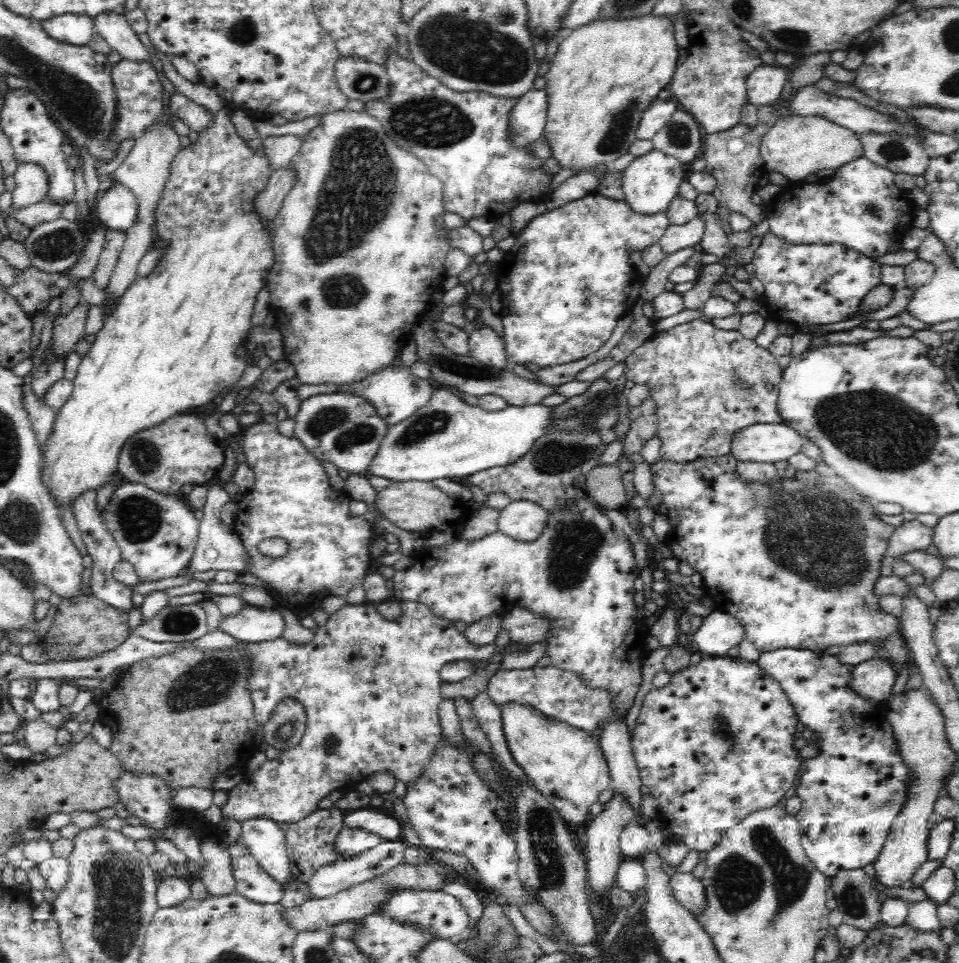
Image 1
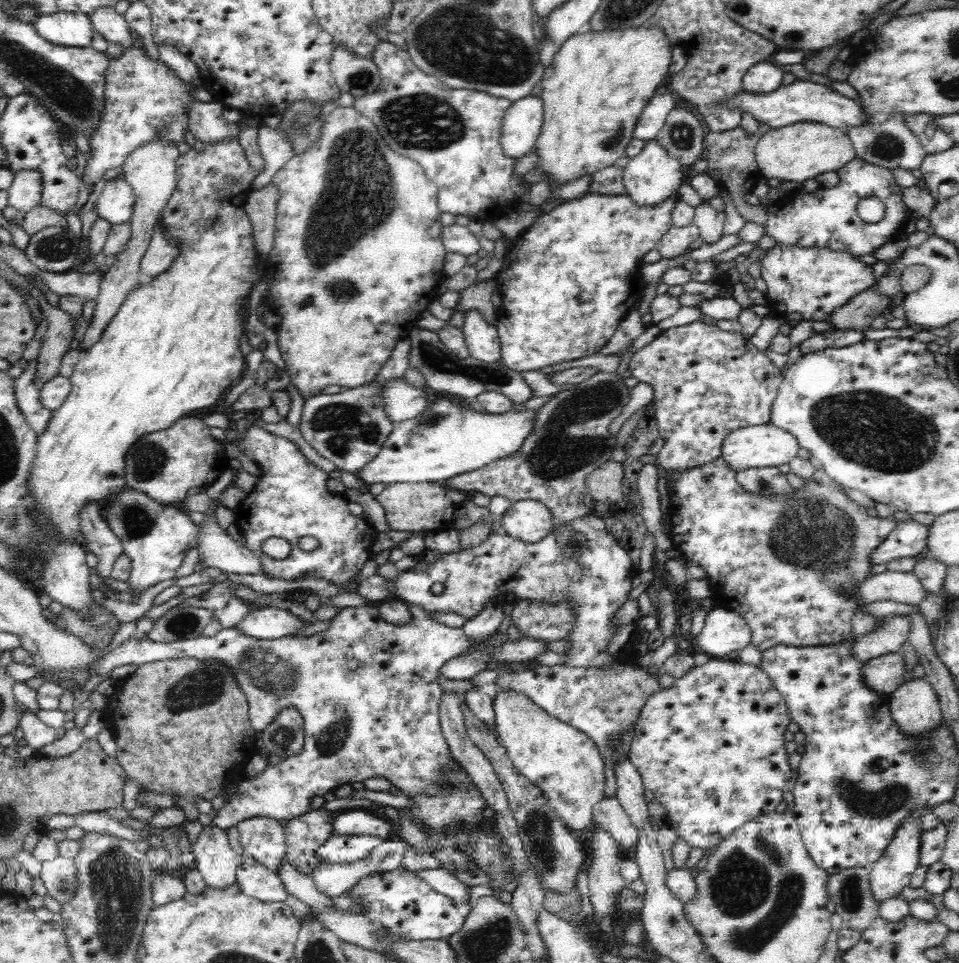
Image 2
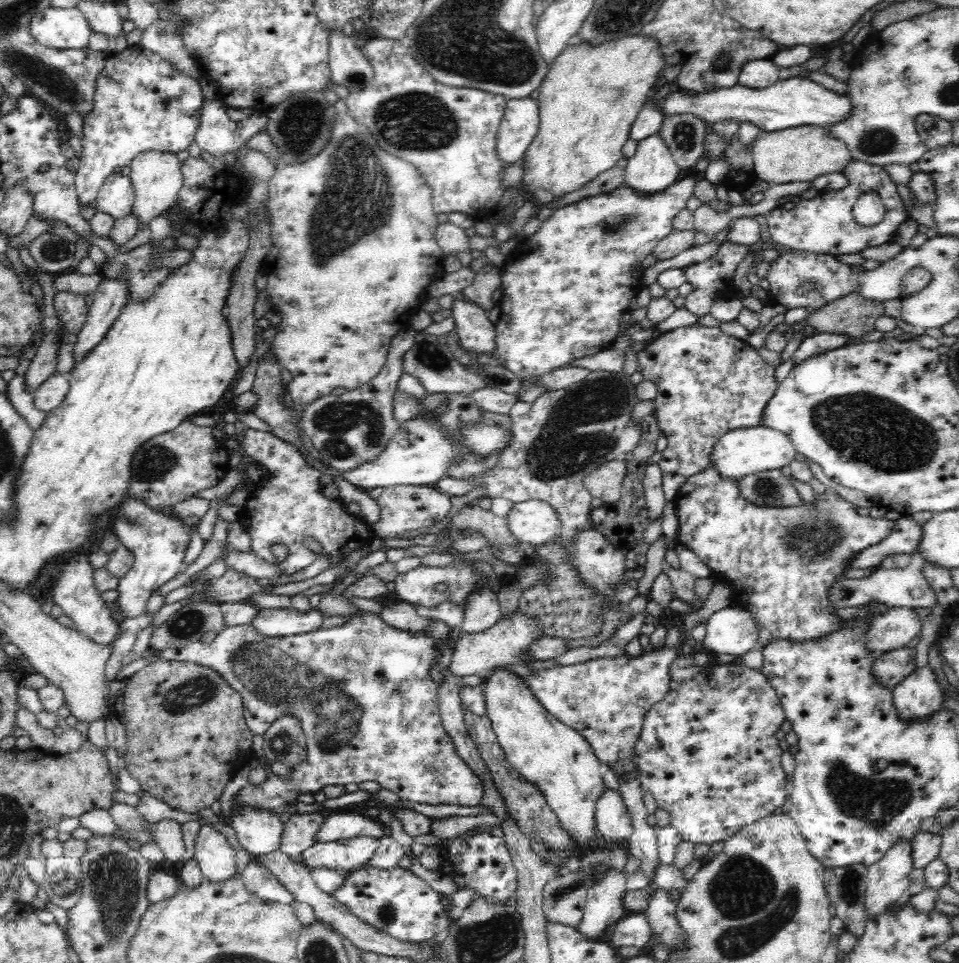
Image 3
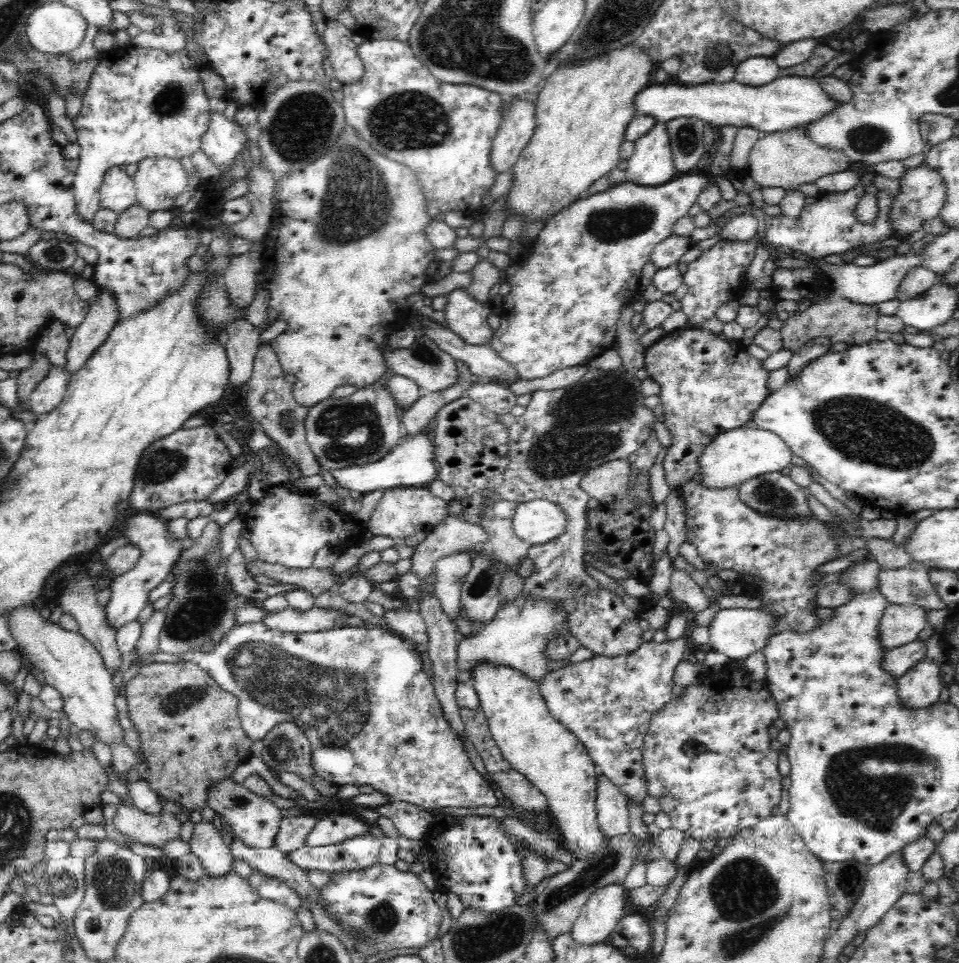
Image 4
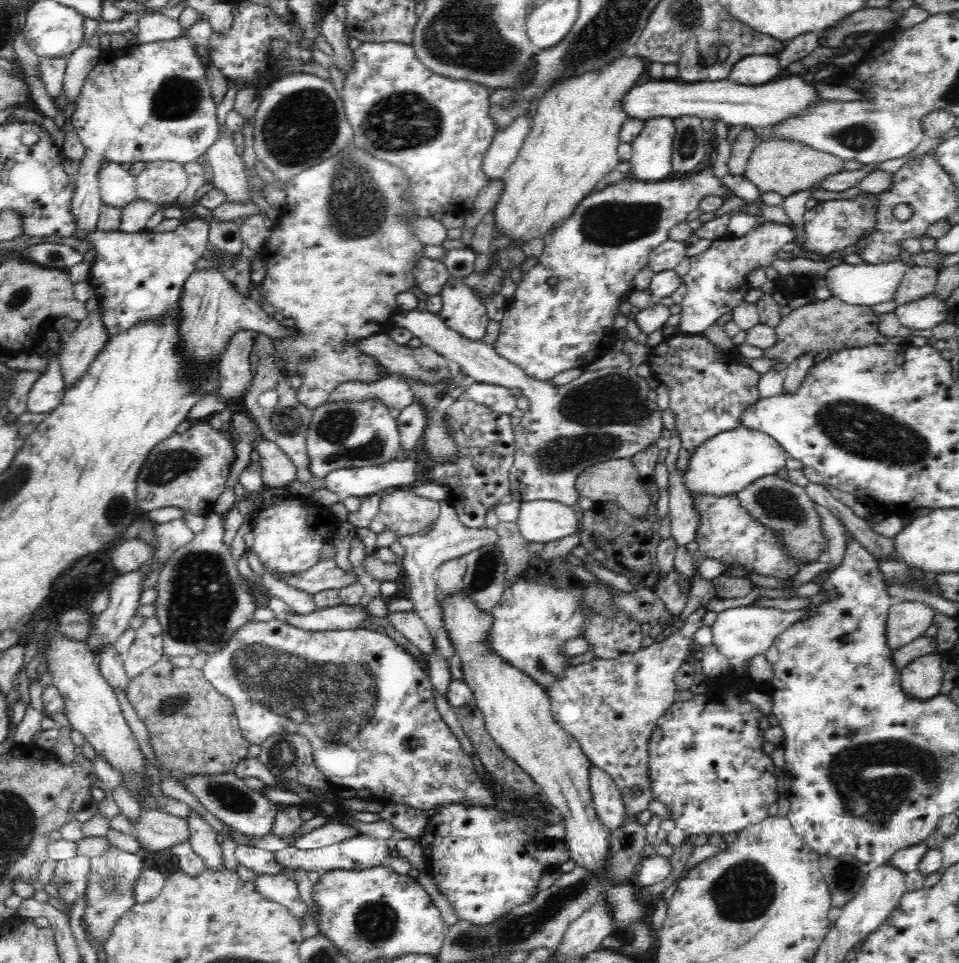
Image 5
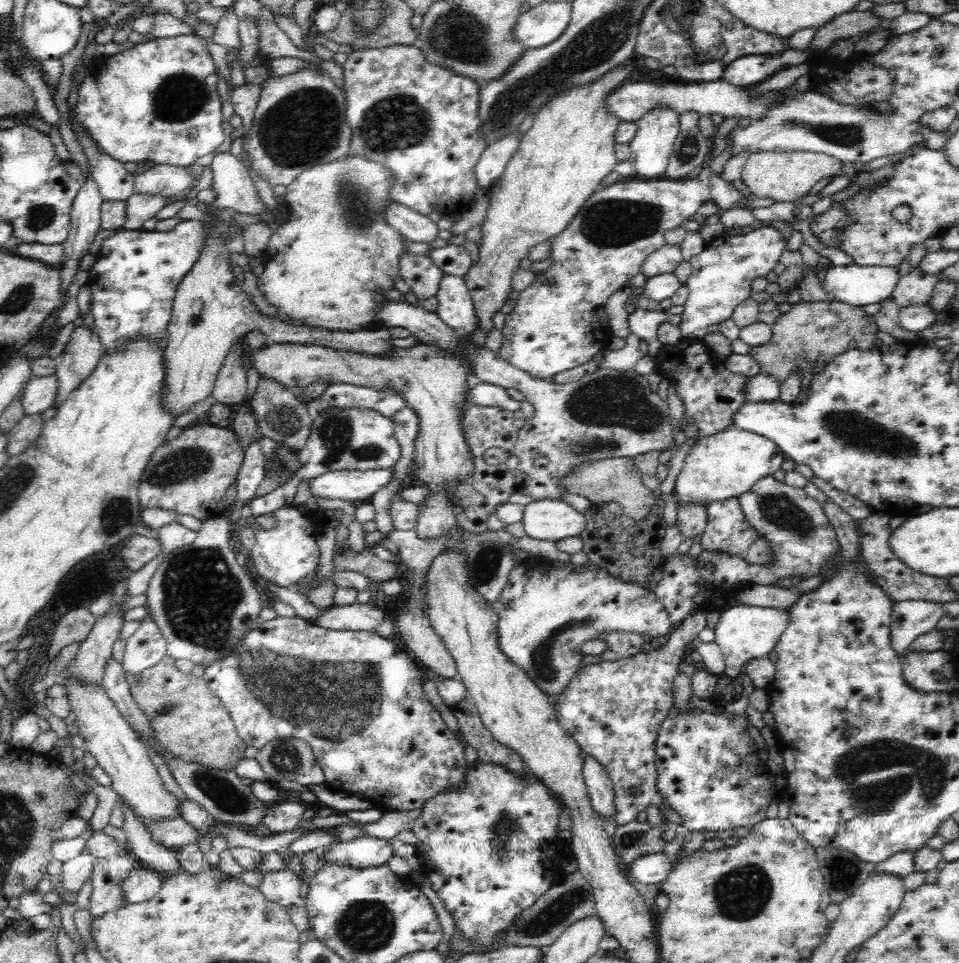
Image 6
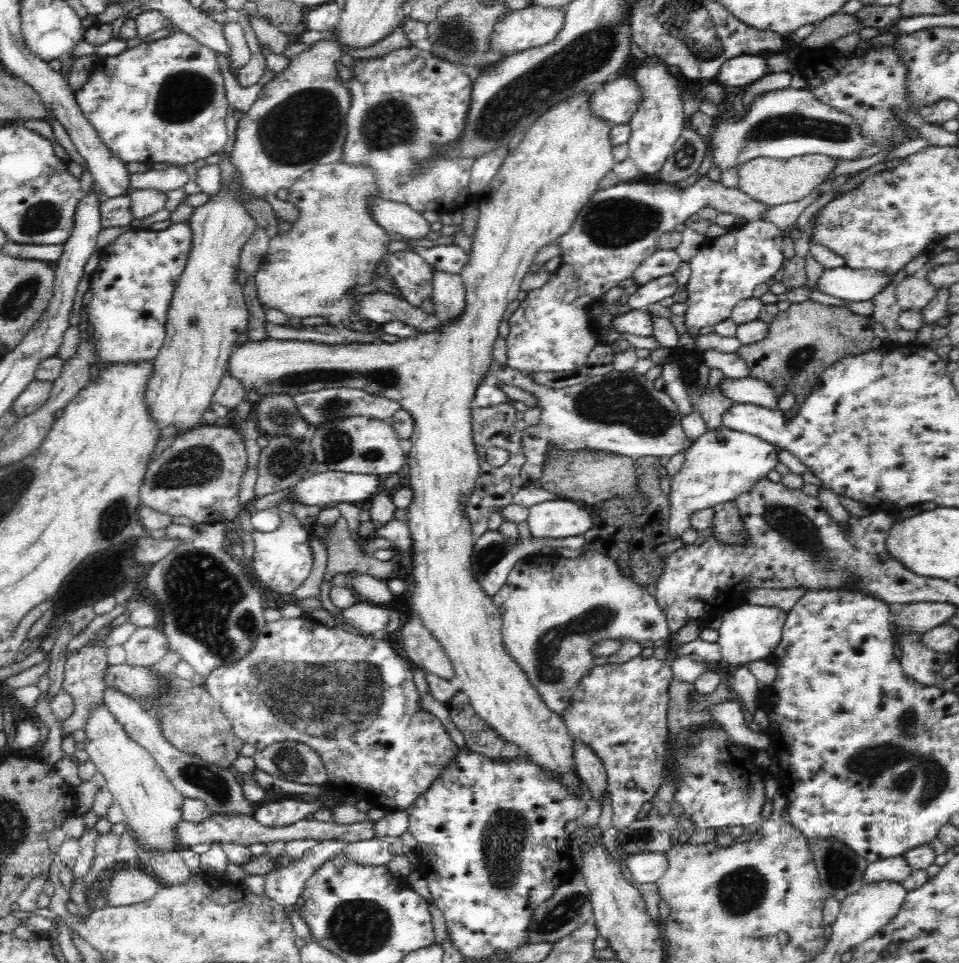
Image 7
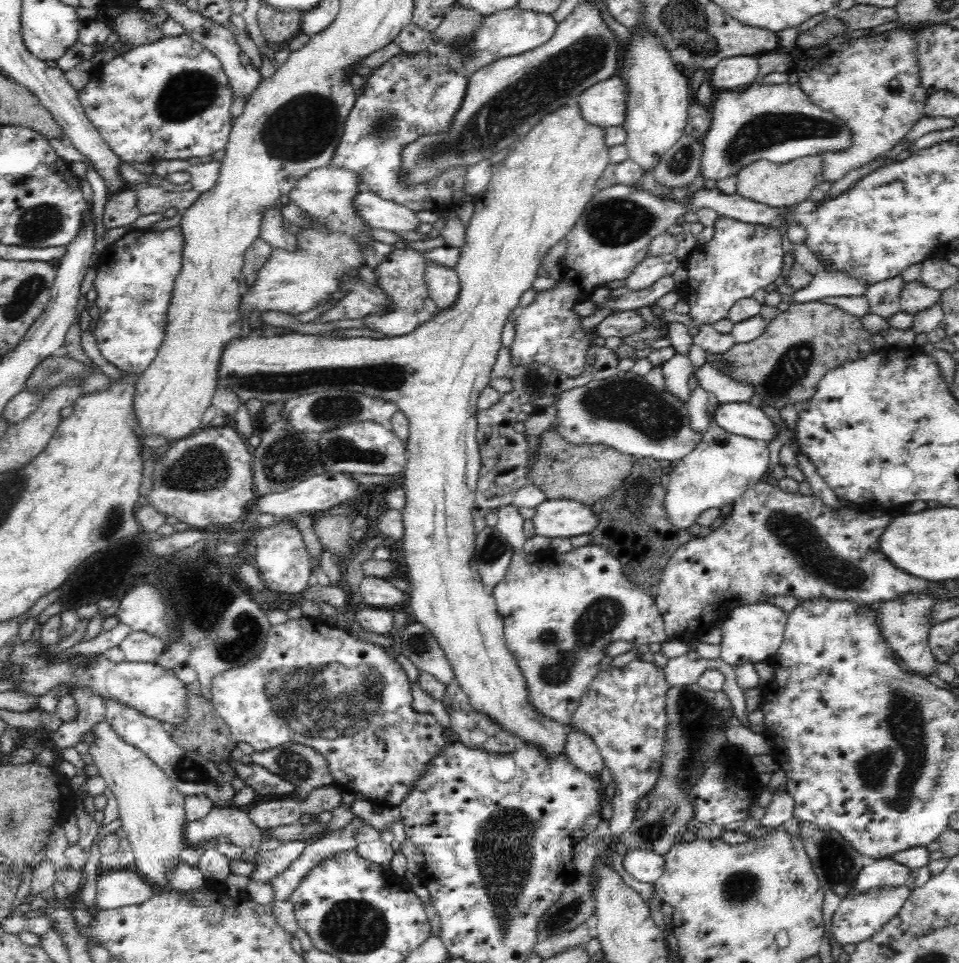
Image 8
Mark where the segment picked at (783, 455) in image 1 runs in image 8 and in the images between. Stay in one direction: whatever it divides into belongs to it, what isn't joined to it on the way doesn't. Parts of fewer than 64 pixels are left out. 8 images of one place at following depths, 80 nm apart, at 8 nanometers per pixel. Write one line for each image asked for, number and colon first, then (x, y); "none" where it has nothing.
2: (763, 446)
3: (744, 451)
4: (733, 457)
5: (727, 463)
6: (721, 466)
7: (721, 464)
8: (723, 466)

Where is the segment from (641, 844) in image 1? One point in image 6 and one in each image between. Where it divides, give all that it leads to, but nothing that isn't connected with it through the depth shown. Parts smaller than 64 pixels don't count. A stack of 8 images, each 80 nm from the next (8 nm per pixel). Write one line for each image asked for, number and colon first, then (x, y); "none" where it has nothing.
2: (608, 814)
3: (612, 820)
4: (611, 805)
5: (608, 804)
6: (598, 785)

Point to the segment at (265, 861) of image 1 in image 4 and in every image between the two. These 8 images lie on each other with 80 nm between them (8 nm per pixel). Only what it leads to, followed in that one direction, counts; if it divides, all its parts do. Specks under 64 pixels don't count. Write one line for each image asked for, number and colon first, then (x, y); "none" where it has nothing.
2: (262, 838)
3: (258, 830)
4: (254, 820)

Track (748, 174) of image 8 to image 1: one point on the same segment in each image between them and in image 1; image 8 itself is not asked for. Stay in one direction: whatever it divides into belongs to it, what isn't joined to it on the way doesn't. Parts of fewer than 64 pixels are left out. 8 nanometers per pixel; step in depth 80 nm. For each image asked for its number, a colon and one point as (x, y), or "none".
1: (796, 147)
2: (799, 152)
3: (801, 154)
4: (788, 159)
5: (784, 167)
6: (783, 177)
7: (772, 182)

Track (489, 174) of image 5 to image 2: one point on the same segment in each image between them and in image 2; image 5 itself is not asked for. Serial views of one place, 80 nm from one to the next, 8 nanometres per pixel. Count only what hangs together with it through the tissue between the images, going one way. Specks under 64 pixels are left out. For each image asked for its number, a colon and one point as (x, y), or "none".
2: (522, 122)
3: (520, 123)
4: (517, 128)

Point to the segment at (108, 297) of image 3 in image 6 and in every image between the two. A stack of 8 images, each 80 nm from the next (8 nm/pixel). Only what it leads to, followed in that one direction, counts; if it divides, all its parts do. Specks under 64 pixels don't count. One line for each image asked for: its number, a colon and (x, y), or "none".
4: (95, 328)
5: (83, 345)
6: (83, 352)

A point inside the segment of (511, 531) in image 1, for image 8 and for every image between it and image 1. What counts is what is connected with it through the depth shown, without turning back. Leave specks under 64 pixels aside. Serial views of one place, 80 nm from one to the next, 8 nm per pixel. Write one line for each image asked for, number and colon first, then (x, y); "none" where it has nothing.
2: (529, 521)
3: (534, 522)
4: (537, 522)
5: (543, 521)
6: (548, 519)
7: (558, 518)
8: (560, 518)

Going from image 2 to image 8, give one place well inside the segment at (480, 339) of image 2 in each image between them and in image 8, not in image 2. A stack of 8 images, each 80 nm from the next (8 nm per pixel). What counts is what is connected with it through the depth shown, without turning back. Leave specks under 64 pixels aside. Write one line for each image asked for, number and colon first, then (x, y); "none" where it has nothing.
3: (475, 332)
4: (463, 315)
5: (461, 310)
6: (455, 309)
7: (447, 295)
8: (441, 282)

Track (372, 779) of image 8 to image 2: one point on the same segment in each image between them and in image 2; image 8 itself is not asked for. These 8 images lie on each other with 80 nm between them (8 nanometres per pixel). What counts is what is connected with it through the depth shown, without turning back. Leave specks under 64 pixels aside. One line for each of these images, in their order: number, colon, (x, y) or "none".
2: (367, 691)
3: (362, 692)
4: (360, 695)
5: (363, 702)
6: (356, 698)
7: (352, 699)

